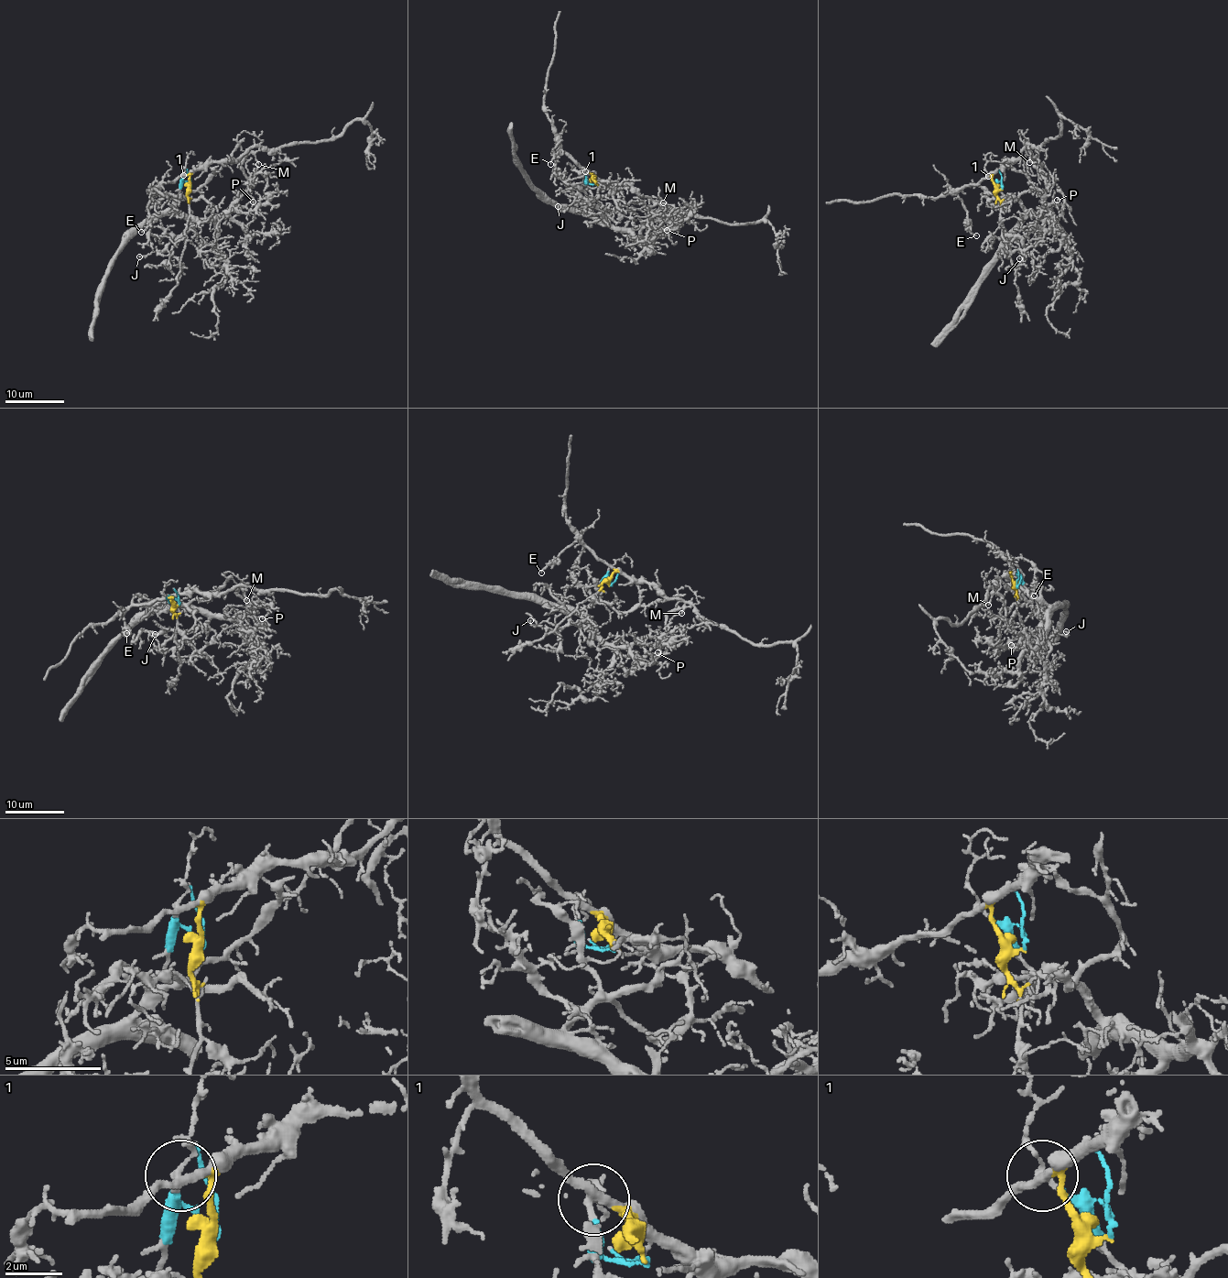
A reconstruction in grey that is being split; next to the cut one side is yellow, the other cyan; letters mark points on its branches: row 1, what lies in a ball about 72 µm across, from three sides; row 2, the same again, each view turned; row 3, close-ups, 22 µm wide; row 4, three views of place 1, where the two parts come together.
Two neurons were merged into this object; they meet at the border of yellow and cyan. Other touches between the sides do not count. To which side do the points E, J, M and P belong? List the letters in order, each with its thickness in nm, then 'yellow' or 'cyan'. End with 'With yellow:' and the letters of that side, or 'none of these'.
E: calibre 110 nm; yellow
J: calibre 130 nm; cyan
M: calibre 140 nm; cyan
P: calibre 150 nm; cyan
With yellow: E

